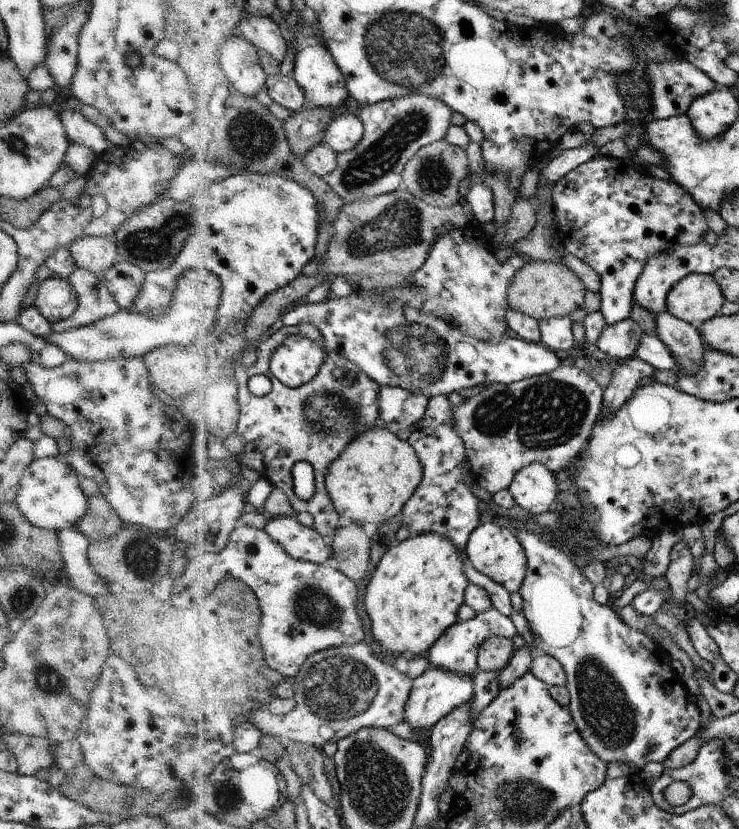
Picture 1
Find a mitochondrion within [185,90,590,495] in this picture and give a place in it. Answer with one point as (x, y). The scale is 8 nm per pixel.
(379, 158)

